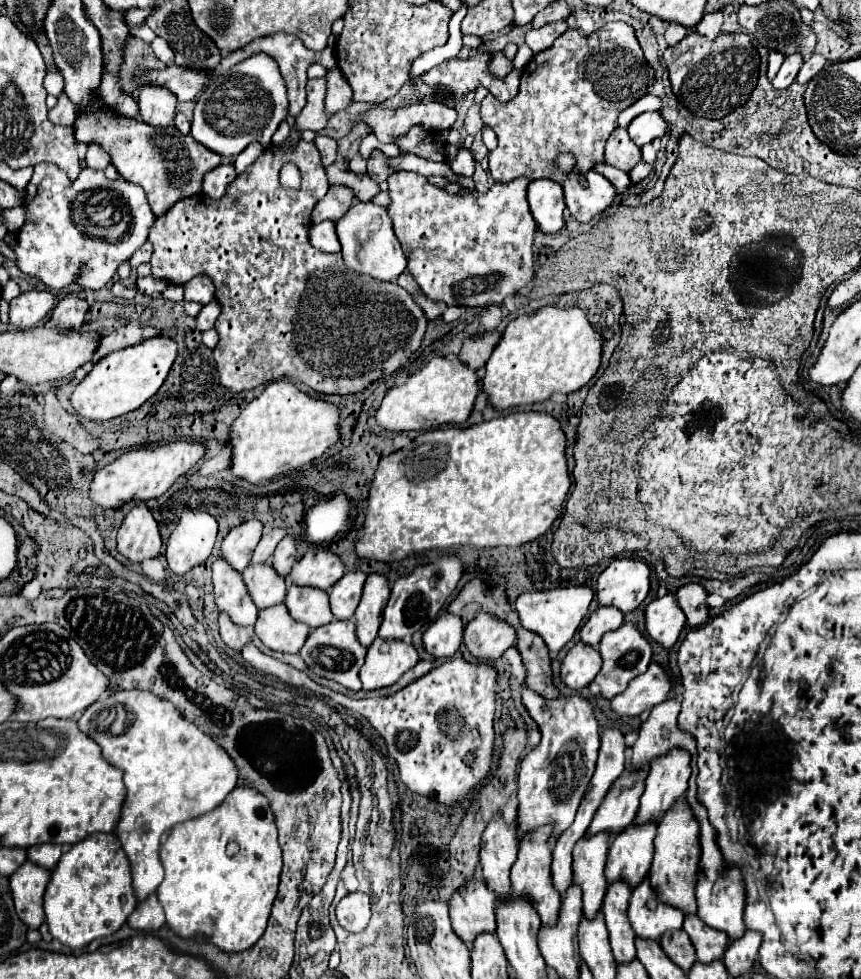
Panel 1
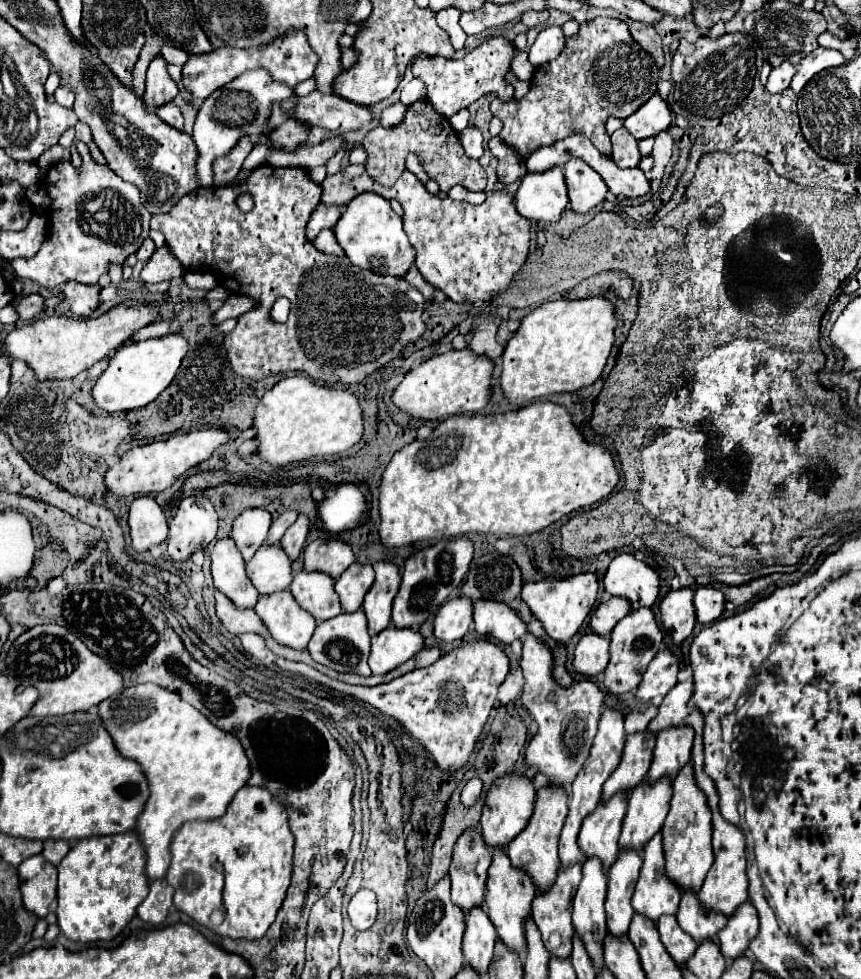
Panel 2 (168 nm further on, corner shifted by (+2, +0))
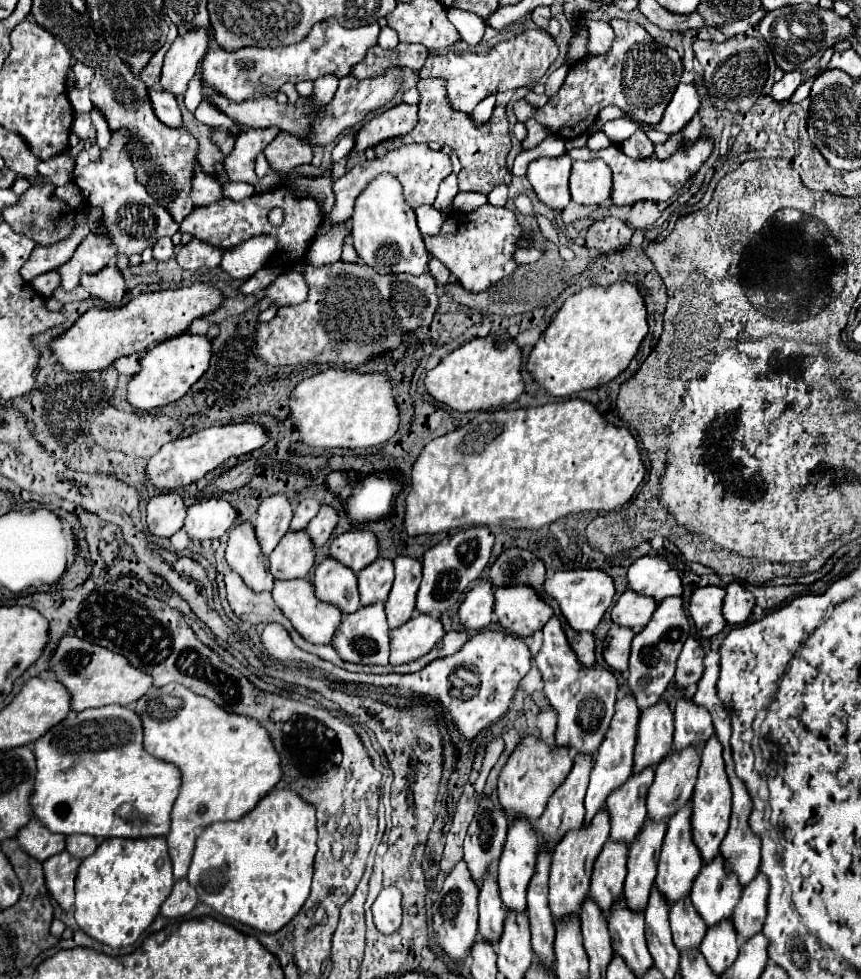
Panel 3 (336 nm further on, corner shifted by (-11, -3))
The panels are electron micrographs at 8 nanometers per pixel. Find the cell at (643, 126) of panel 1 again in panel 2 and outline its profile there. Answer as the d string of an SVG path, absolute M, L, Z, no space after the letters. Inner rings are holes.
M653 94L639 110L635 110L629 118L623 120L623 126L637 140L657 136L659 132L665 132L669 124L671 124L671 110L657 94Z

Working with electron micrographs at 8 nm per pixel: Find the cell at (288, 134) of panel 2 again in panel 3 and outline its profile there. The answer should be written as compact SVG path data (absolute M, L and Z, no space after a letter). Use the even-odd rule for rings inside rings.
M280 131L274 141L264 149L266 161L276 173L292 173L298 165L312 161L312 147L292 133Z

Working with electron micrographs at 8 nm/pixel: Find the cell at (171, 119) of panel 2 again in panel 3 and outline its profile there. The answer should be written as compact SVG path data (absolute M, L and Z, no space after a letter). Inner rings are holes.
M148 89L148 93L150 93L150 103L152 103L152 109L154 109L156 117L168 127L180 127L182 125L182 115L180 115L176 97L168 91Z

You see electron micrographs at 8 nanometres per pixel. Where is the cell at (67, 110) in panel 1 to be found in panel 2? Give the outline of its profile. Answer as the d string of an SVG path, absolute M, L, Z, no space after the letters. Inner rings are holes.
M57 88L57 90L55 90L55 102L57 102L59 106L73 108L73 92L67 90L67 88Z

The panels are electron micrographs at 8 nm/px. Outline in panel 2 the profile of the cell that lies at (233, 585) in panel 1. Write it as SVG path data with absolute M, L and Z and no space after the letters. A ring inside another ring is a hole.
M223 538L211 552L211 574L215 588L225 594L239 610L253 608L257 604L257 590L245 574L245 562L231 538Z

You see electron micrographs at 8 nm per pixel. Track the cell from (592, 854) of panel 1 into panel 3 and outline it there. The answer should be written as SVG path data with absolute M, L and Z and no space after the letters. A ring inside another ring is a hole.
M644 769L642 773L632 773L626 785L620 785L610 793L606 807L612 815L610 819L610 839L630 843L646 823L646 795L654 781L654 769Z

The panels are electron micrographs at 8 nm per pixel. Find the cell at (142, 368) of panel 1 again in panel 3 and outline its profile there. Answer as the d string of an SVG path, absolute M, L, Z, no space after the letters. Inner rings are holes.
M182 333L178 337L162 341L154 349L146 351L146 355L142 357L142 371L136 373L128 383L128 401L138 409L154 409L178 401L208 371L210 357L212 345L210 337L206 335Z

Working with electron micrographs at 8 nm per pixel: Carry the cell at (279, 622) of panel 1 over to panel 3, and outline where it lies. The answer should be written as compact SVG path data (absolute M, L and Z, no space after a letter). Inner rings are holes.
M308 579L298 581L274 581L272 597L276 605L286 613L286 617L292 621L296 631L310 643L330 643L334 631L342 623L342 611L336 605L326 605L324 601L318 601L314 593L314 585Z

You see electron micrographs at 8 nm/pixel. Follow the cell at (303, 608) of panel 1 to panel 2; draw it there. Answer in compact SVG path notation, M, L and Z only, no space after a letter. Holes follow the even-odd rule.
M299 572L291 582L291 594L295 602L309 612L317 624L341 614L339 596L333 588L333 578L321 572Z

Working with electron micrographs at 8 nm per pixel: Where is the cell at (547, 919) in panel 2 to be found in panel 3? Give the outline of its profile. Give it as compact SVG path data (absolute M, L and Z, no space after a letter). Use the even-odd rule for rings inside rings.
M600 809L590 825L582 825L574 829L574 833L566 833L566 837L554 847L552 853L552 869L550 869L550 909L554 917L564 917L568 913L578 913L580 905L586 897L592 877L592 865L602 851L602 845L610 837L610 817L606 817L606 809Z

